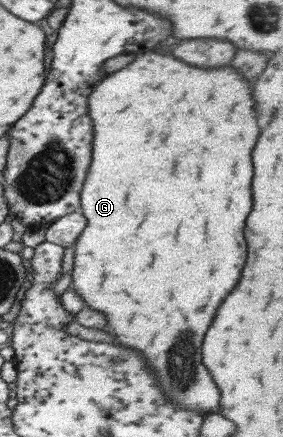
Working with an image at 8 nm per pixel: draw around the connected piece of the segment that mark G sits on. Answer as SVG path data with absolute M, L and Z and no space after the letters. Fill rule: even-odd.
M140 53L128 65L104 76L98 85L92 87L92 93L86 99L86 110L88 110L88 118L92 122L93 129L92 157L90 157L79 195L79 207L83 211L82 216L85 218L86 228L76 238L74 244L74 268L70 288L82 298L84 306L106 315L108 333L112 333L116 337L112 343L122 343L124 347L132 347L132 349L144 353L144 363L153 370L162 393L170 398L175 406L196 410L204 416L216 413L220 395L218 395L216 385L210 379L210 373L206 371L204 364L200 363L198 347L202 343L204 331L208 329L208 325L214 317L216 307L226 297L226 293L236 285L240 269L246 259L246 245L242 239L242 227L244 227L244 219L252 207L252 201L250 201L250 177L252 177L250 153L252 153L252 147L258 137L256 111L254 111L254 101L250 95L250 83L246 83L244 77L238 75L232 67L200 69L200 67L186 65L170 55ZM164 245L168 245L168 247L170 245L172 247L188 245L188 247L198 247L198 249L162 249Z

